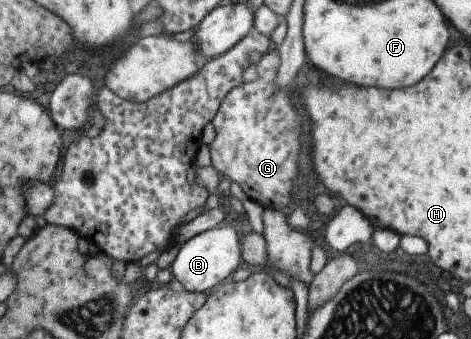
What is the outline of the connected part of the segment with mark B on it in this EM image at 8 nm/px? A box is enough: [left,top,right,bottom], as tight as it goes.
[168,226,245,292]

